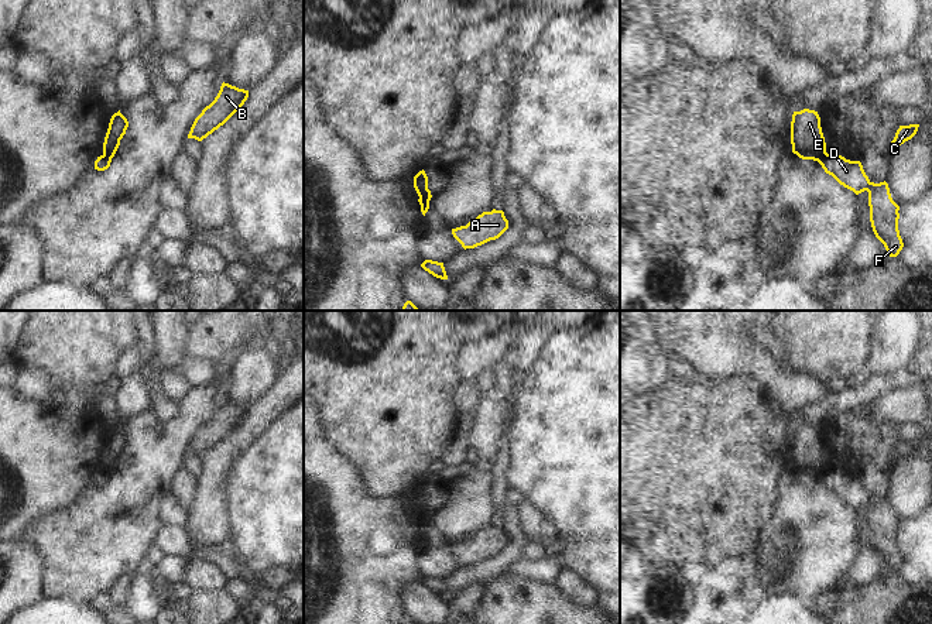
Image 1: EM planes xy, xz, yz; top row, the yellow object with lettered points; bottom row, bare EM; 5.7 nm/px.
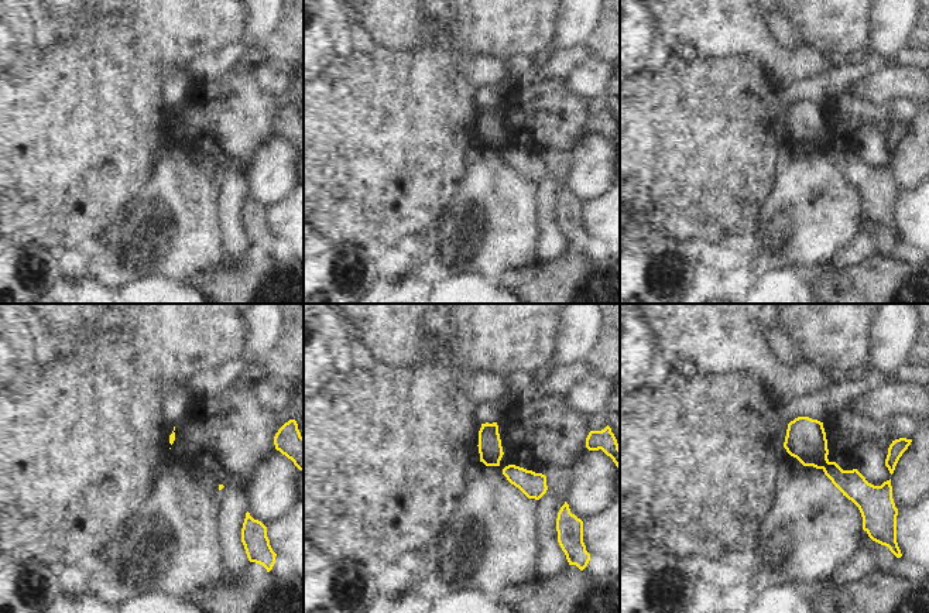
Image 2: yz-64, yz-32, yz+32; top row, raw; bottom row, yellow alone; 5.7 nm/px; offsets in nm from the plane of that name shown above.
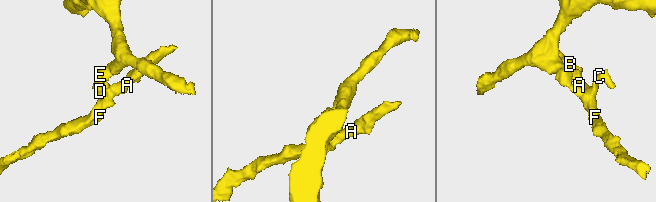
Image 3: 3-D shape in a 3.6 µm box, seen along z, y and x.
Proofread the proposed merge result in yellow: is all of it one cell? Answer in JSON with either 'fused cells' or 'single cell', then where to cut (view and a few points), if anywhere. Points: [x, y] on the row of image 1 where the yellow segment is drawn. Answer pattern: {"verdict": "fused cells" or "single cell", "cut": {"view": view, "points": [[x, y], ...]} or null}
{"verdict": "fused cells", "cut": {"view": "yz", "points": [[826, 153], [816, 160]]}}

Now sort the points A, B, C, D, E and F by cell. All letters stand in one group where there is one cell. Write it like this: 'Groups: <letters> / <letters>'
Groups: A B C D F / E.

